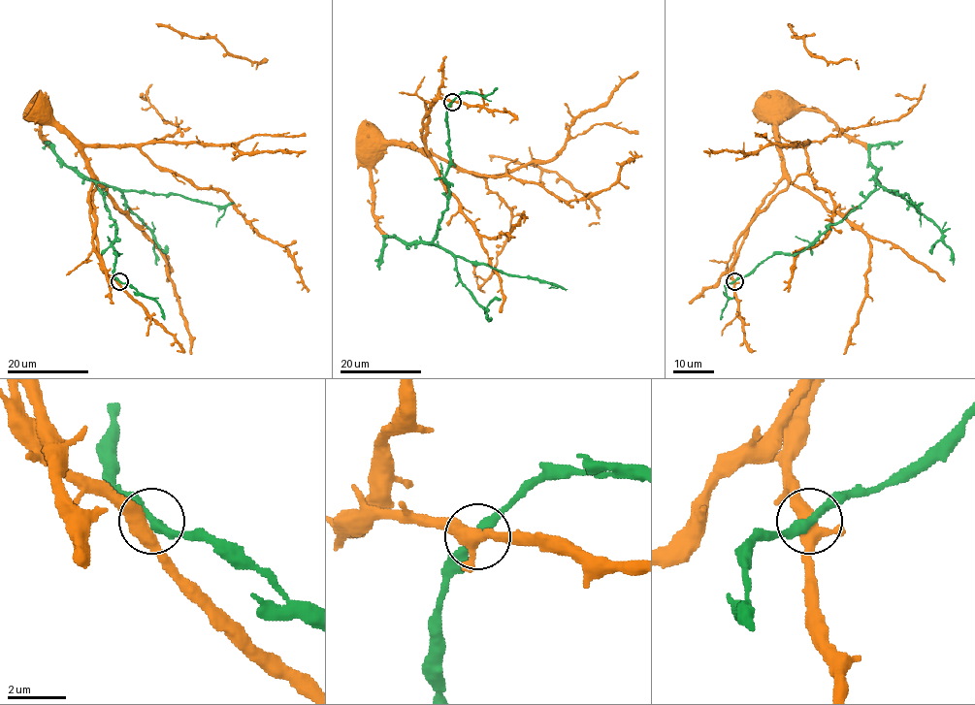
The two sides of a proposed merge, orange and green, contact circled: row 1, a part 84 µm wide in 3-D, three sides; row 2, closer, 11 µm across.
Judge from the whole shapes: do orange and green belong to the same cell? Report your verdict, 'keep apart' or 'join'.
join

